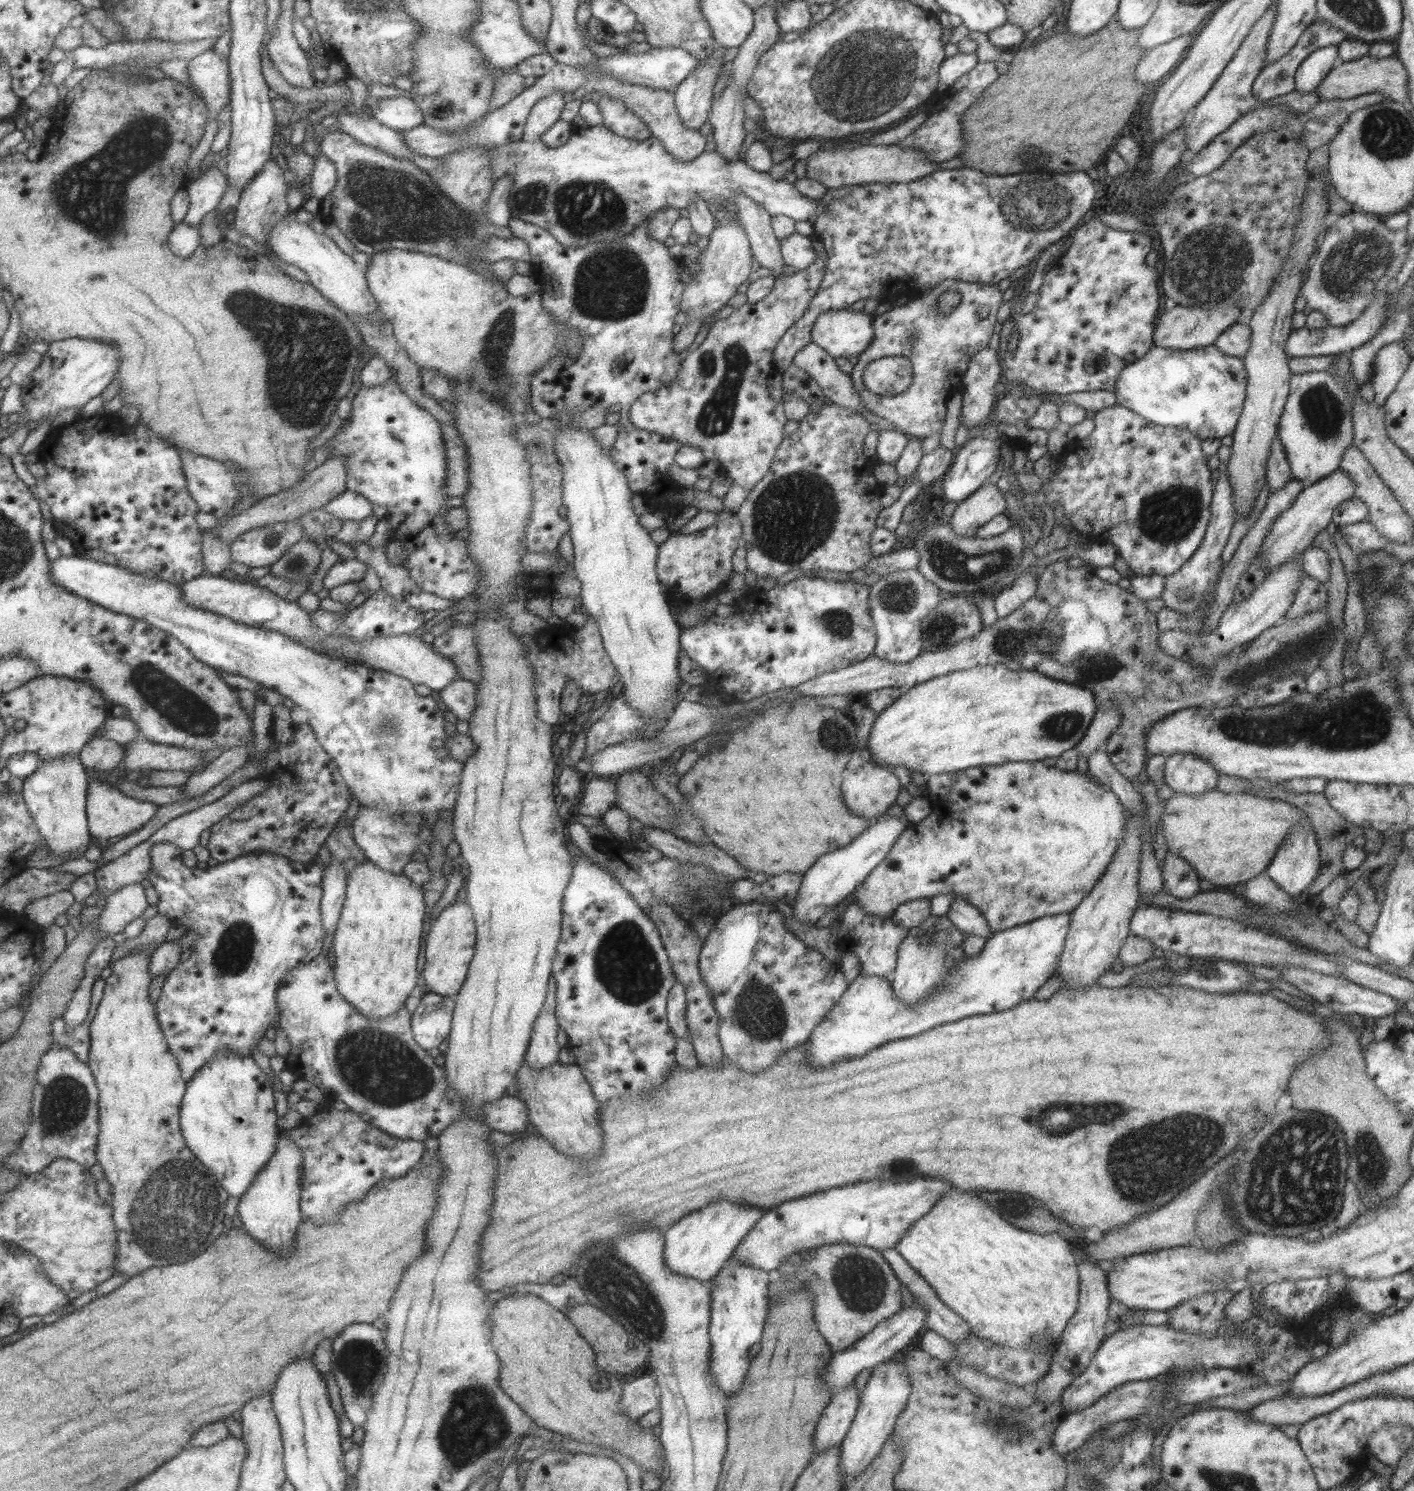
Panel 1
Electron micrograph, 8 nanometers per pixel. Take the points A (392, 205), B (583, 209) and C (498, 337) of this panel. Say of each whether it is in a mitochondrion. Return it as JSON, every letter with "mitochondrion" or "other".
{"A":"mitochondrion","B":"mitochondrion","C":"mitochondrion"}

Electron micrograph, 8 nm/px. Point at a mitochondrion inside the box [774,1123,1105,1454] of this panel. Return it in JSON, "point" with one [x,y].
{"point":[861,1283]}

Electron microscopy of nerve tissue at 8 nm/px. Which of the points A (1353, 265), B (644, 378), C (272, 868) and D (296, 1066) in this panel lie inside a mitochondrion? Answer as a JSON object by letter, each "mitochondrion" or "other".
{"A":"mitochondrion","B":"other","C":"other","D":"other"}

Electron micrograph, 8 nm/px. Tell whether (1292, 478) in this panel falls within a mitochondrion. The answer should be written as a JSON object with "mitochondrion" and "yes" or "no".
{"mitochondrion":"no"}

